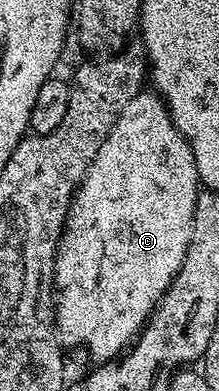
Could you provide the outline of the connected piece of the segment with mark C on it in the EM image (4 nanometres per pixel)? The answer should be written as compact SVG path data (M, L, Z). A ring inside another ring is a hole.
M142 92L134 96L134 100L130 100L130 104L122 108L122 116L118 116L114 128L110 128L110 136L102 140L102 148L98 148L94 160L88 165L88 171L84 174L83 180L78 183L76 193L72 195L72 207L68 210L68 219L64 221L64 230L60 234L54 275L54 313L56 332L65 347L85 346L89 356L96 358L97 363L101 363L119 358L140 337L144 323L170 288L178 268L182 268L182 260L186 256L186 248L190 244L190 232L194 224L194 204L201 189L201 180L196 171L196 161L190 144L182 136L182 132L178 132L178 128L168 114L168 107L165 106L160 95L155 92Z

